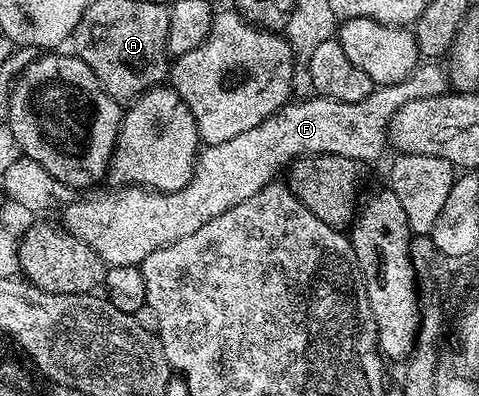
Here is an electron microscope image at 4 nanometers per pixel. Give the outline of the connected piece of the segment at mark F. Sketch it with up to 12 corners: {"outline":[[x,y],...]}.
{"outline":[[428,61],[366,101],[289,101],[209,143],[177,191],[131,185],[63,208],[109,268],[198,233],[301,155],[368,165]]}

